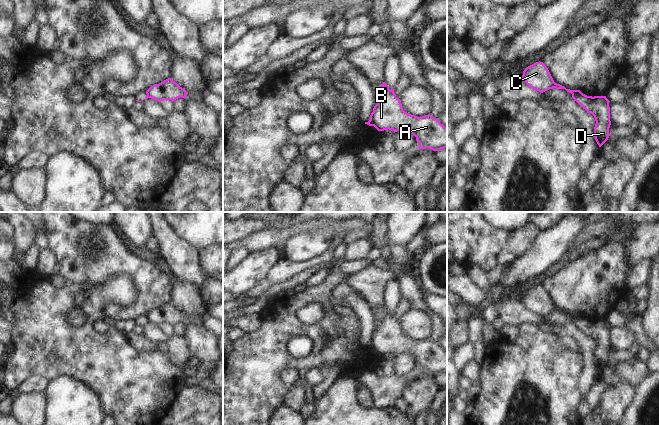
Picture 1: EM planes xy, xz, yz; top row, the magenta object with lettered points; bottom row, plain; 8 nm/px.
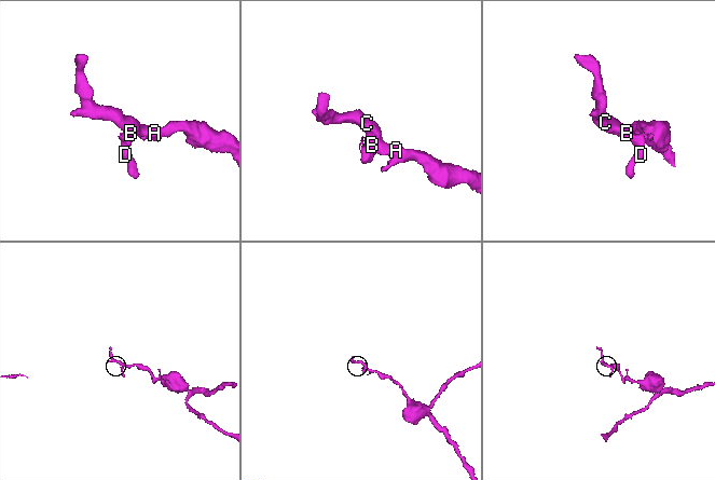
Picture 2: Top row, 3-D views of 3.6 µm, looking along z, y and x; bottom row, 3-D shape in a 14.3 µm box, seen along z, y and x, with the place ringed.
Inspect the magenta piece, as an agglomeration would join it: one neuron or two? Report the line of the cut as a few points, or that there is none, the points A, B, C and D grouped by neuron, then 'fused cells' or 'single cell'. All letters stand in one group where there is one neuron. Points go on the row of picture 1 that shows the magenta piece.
cut yz (582, 93), (572, 95); groups A B C / D; fused cells

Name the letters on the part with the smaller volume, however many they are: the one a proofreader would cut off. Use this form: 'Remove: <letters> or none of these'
Remove: D

